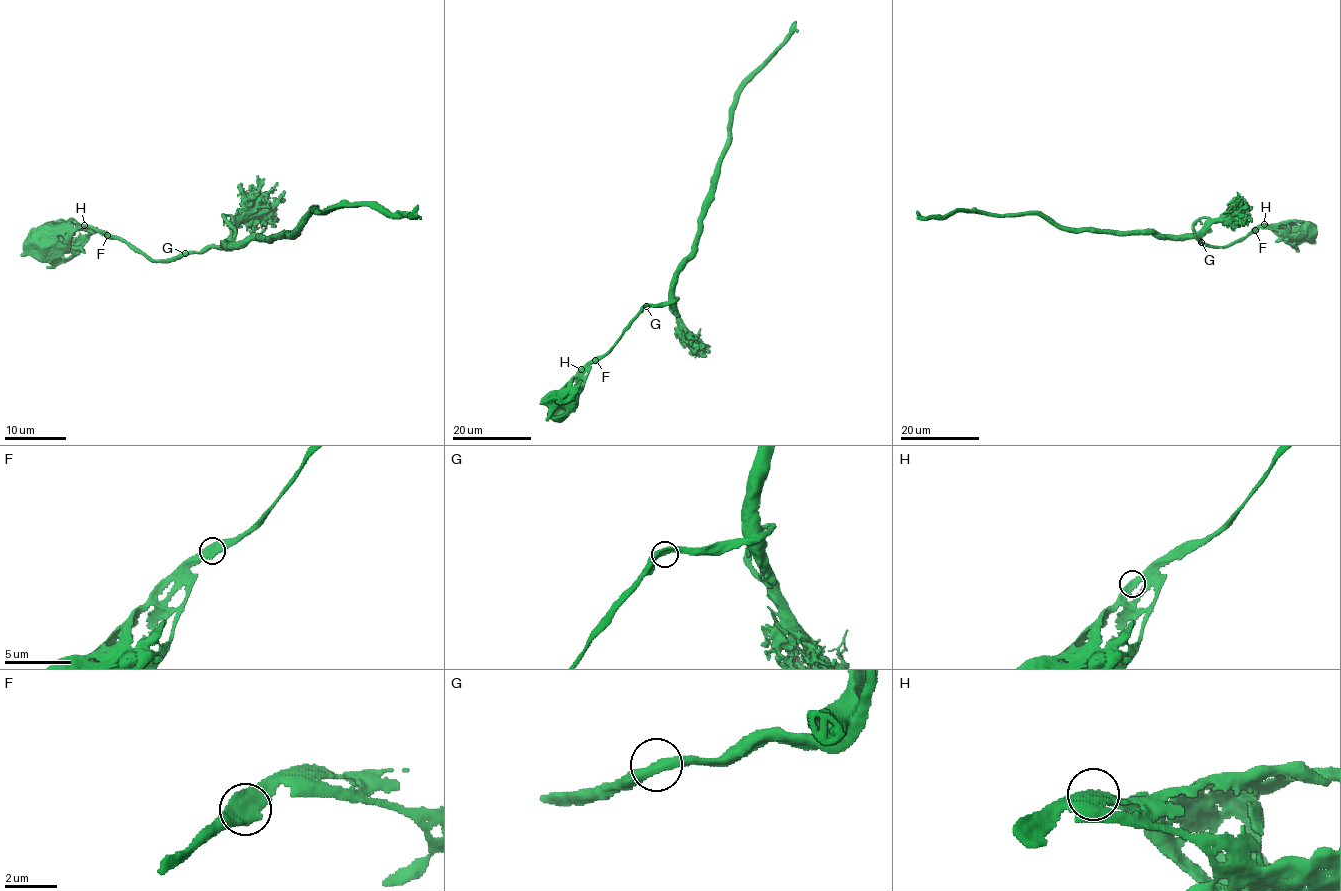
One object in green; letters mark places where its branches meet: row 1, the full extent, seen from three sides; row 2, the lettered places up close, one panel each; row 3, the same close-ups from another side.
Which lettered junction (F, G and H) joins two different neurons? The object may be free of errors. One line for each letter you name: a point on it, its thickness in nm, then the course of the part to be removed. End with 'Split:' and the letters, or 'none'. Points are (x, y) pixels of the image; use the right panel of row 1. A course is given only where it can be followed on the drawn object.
Split: none

